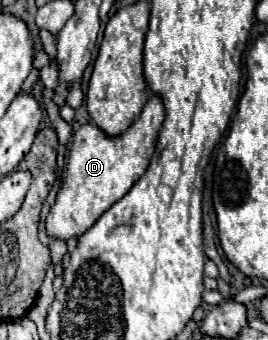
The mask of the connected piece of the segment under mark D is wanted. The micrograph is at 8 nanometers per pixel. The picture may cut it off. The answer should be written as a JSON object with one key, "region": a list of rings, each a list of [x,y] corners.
{"region":[[[152,96],[146,102],[142,114],[120,138],[108,138],[92,122],[80,126],[74,132],[64,182],[56,194],[54,206],[46,216],[46,234],[50,238],[62,242],[68,242],[70,238],[80,238],[86,230],[90,230],[96,224],[96,220],[112,204],[116,204],[132,188],[132,184],[148,168],[162,120],[164,120],[164,106],[160,98]]]}

